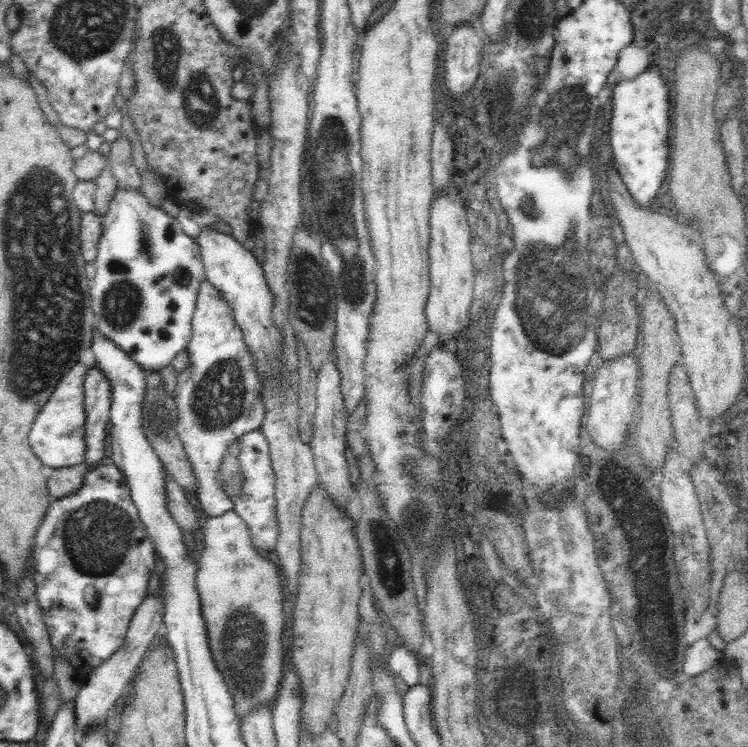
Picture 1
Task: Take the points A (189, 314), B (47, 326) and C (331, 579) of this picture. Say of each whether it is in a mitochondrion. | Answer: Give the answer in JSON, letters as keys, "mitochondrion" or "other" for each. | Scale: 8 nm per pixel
{"A":"other","B":"mitochondrion","C":"other"}

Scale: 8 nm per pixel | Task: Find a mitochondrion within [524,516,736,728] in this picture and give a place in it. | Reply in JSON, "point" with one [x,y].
{"point":[693,591]}

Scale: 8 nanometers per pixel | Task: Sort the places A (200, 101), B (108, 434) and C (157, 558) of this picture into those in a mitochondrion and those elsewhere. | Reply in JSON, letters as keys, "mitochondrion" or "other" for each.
{"A":"mitochondrion","B":"other","C":"other"}

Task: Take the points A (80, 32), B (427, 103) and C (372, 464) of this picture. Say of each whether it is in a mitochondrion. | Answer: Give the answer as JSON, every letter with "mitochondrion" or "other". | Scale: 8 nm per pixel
{"A":"mitochondrion","B":"other","C":"other"}

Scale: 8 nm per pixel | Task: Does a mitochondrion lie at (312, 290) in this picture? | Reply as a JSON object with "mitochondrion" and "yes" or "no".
{"mitochondrion":"yes"}

